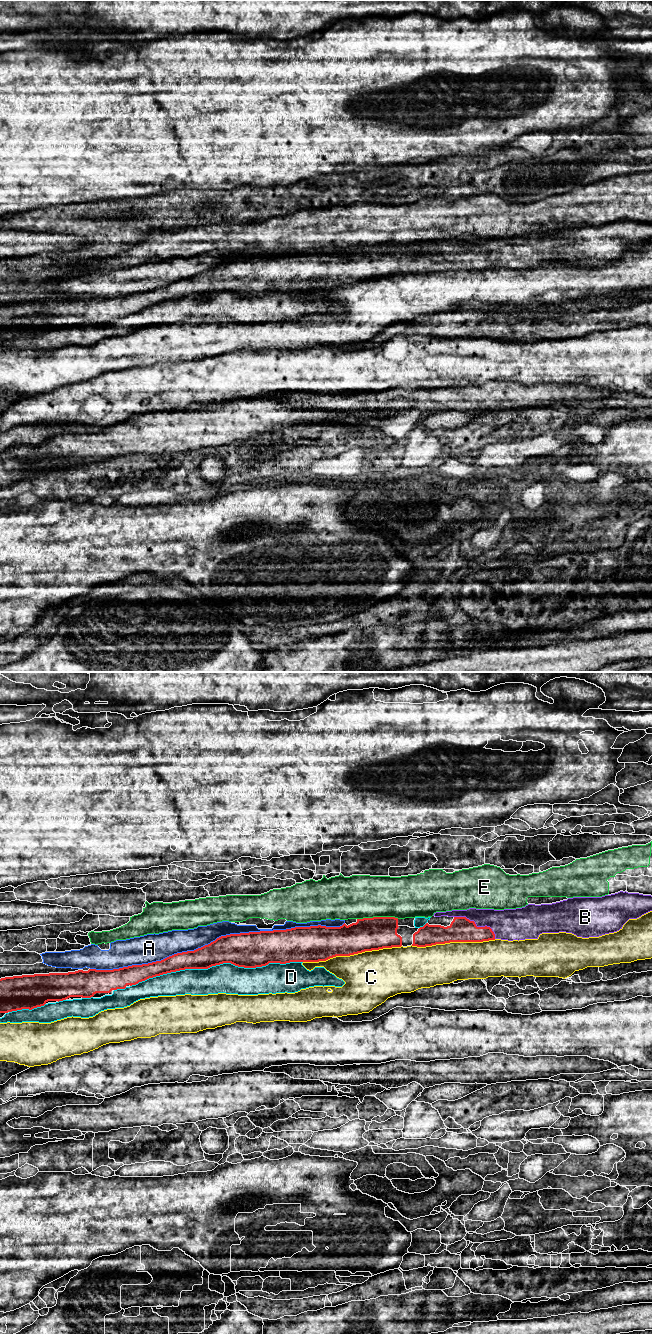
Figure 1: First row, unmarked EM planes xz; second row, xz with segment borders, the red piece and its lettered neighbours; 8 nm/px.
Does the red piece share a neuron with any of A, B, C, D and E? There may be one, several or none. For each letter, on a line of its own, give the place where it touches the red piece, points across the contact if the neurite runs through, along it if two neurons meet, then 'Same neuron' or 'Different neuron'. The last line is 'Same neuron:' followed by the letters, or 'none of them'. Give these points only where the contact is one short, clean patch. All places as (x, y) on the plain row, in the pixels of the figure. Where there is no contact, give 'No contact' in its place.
A: Touches red at xz (217, 266). Different neuron
B: Touches red at xz (476, 254). Path across: xz (461, 257), (467, 254), (476, 254), (483, 252), (507, 252). Same neuron
C: Touches red at xz (352, 282). Different neuron
D: Touches red at xz (216, 292). Different neuron
E: Touches red at xz (377, 245). Different neuron
Same neuron: B

